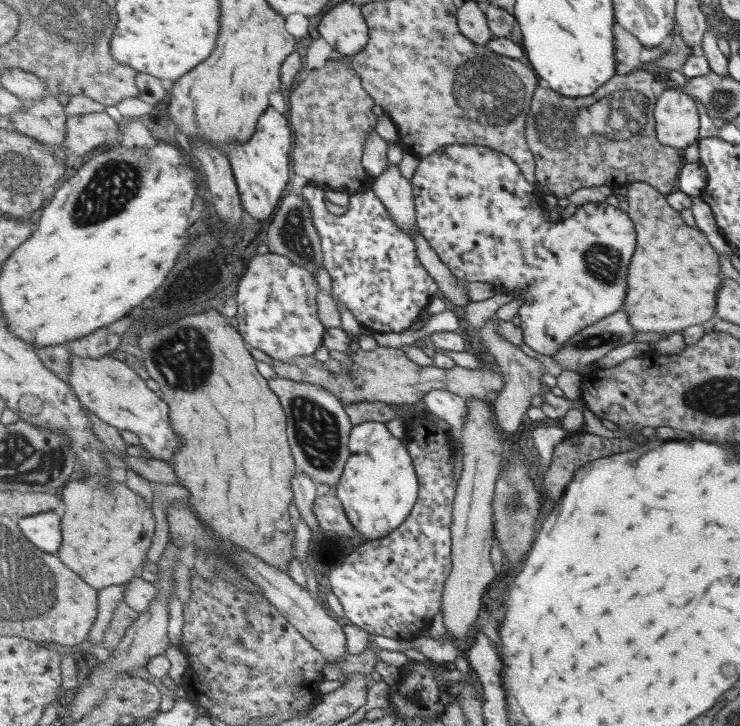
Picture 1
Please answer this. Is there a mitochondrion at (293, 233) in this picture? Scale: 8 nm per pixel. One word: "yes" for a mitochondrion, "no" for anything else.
yes

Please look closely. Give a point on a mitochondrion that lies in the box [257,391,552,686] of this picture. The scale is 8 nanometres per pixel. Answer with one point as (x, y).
(317, 433)

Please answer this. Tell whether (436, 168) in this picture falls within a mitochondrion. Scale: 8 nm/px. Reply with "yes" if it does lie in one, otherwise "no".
no

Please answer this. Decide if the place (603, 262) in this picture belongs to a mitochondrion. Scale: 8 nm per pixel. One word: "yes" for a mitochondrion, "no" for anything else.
yes

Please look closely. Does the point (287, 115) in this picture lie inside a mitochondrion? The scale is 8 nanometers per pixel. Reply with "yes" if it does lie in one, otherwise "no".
no

